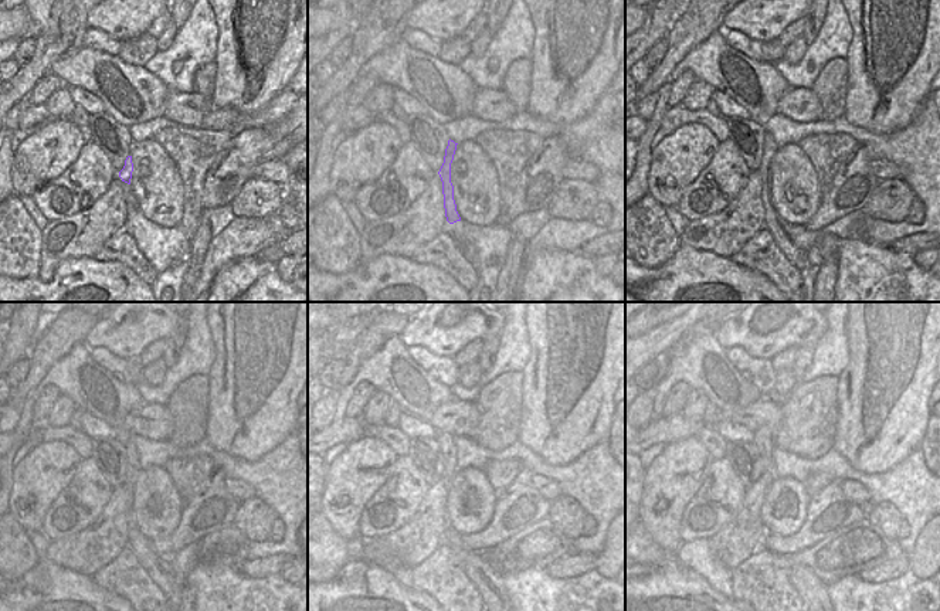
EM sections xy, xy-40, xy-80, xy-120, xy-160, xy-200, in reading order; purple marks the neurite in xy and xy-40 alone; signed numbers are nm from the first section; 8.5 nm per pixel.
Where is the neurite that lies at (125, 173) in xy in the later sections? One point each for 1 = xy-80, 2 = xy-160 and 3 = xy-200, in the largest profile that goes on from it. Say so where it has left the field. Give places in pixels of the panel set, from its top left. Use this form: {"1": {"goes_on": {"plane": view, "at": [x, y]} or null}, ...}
{"1": {"goes_on": {"plane": "xy-80", "at": [773, 223]}}, "2": {"goes_on": {"plane": "xy-160", "at": [488, 580]}}, "3": {"goes_on": {"plane": "xy-200", "at": [811, 590]}}}

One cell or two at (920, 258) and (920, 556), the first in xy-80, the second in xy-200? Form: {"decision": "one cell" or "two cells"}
{"decision": "one cell"}

